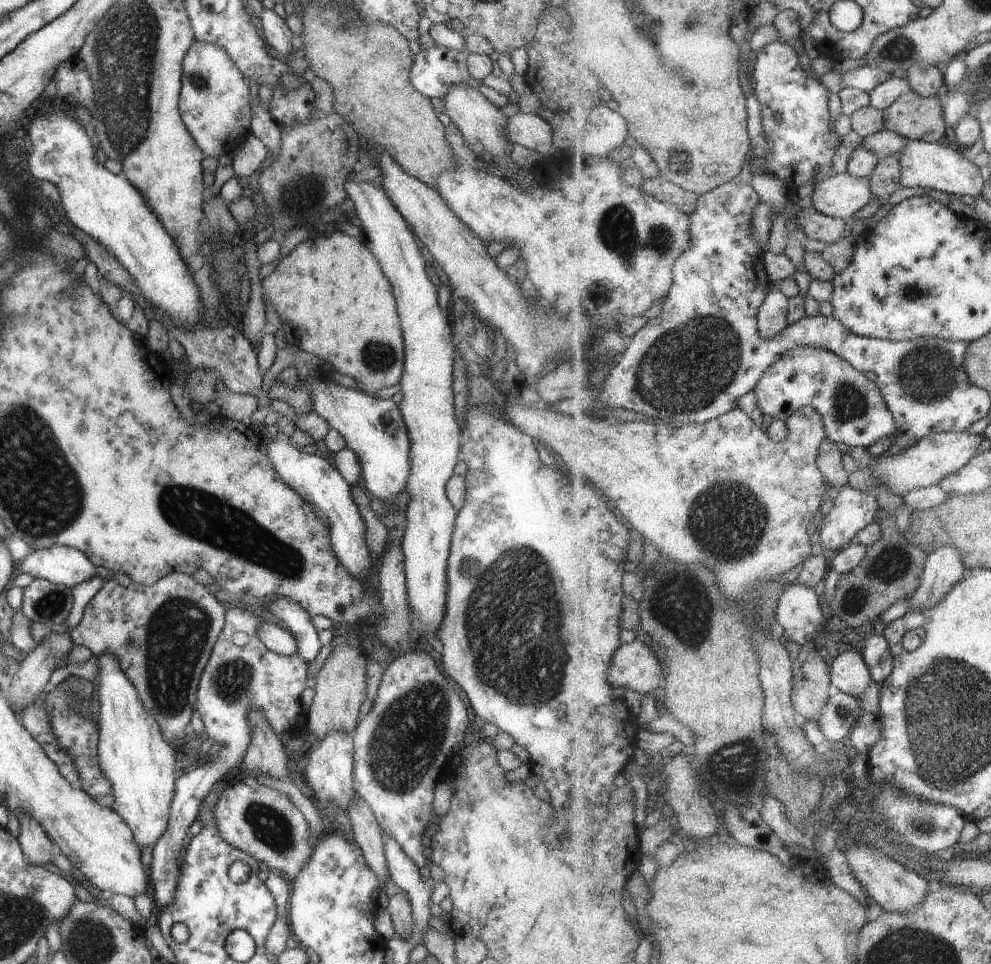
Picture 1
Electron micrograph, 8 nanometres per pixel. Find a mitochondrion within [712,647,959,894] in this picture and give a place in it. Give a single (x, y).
(922, 823)

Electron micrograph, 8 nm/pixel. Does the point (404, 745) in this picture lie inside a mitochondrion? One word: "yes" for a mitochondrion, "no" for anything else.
yes

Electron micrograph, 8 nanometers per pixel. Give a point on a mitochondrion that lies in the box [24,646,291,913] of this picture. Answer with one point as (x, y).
(232, 679)

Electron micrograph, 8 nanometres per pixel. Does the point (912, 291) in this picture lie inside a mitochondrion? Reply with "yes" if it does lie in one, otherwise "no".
yes

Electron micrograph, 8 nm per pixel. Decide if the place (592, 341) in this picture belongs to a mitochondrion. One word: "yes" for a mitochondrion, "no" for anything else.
no

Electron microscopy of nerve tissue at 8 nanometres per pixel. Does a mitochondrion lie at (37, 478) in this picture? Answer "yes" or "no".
yes

